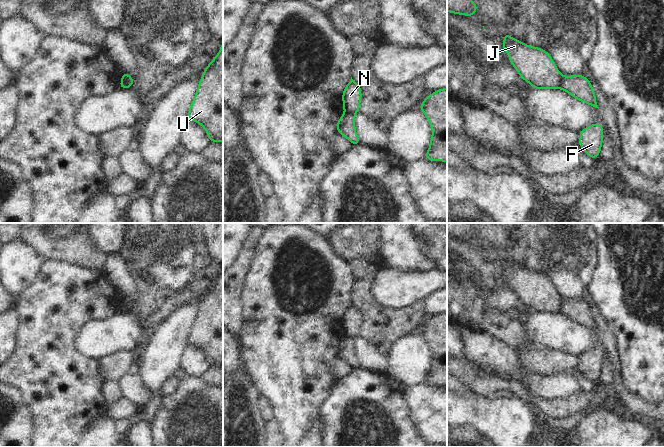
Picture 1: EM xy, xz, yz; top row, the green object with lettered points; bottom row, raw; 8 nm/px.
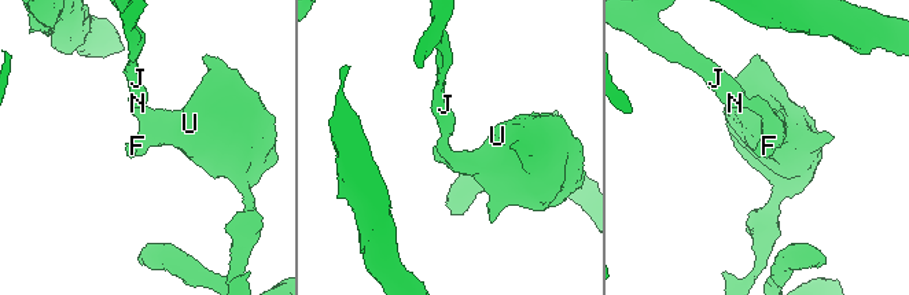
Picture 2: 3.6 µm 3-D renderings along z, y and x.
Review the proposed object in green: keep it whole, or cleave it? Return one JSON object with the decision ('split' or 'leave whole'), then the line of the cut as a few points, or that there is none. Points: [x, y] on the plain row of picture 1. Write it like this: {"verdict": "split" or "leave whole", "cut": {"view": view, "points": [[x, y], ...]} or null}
{"verdict": "split", "cut": {"view": "xy", "points": [[122, 301], [131, 310]]}}

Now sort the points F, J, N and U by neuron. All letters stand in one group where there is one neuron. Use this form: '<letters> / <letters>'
F U / J N

